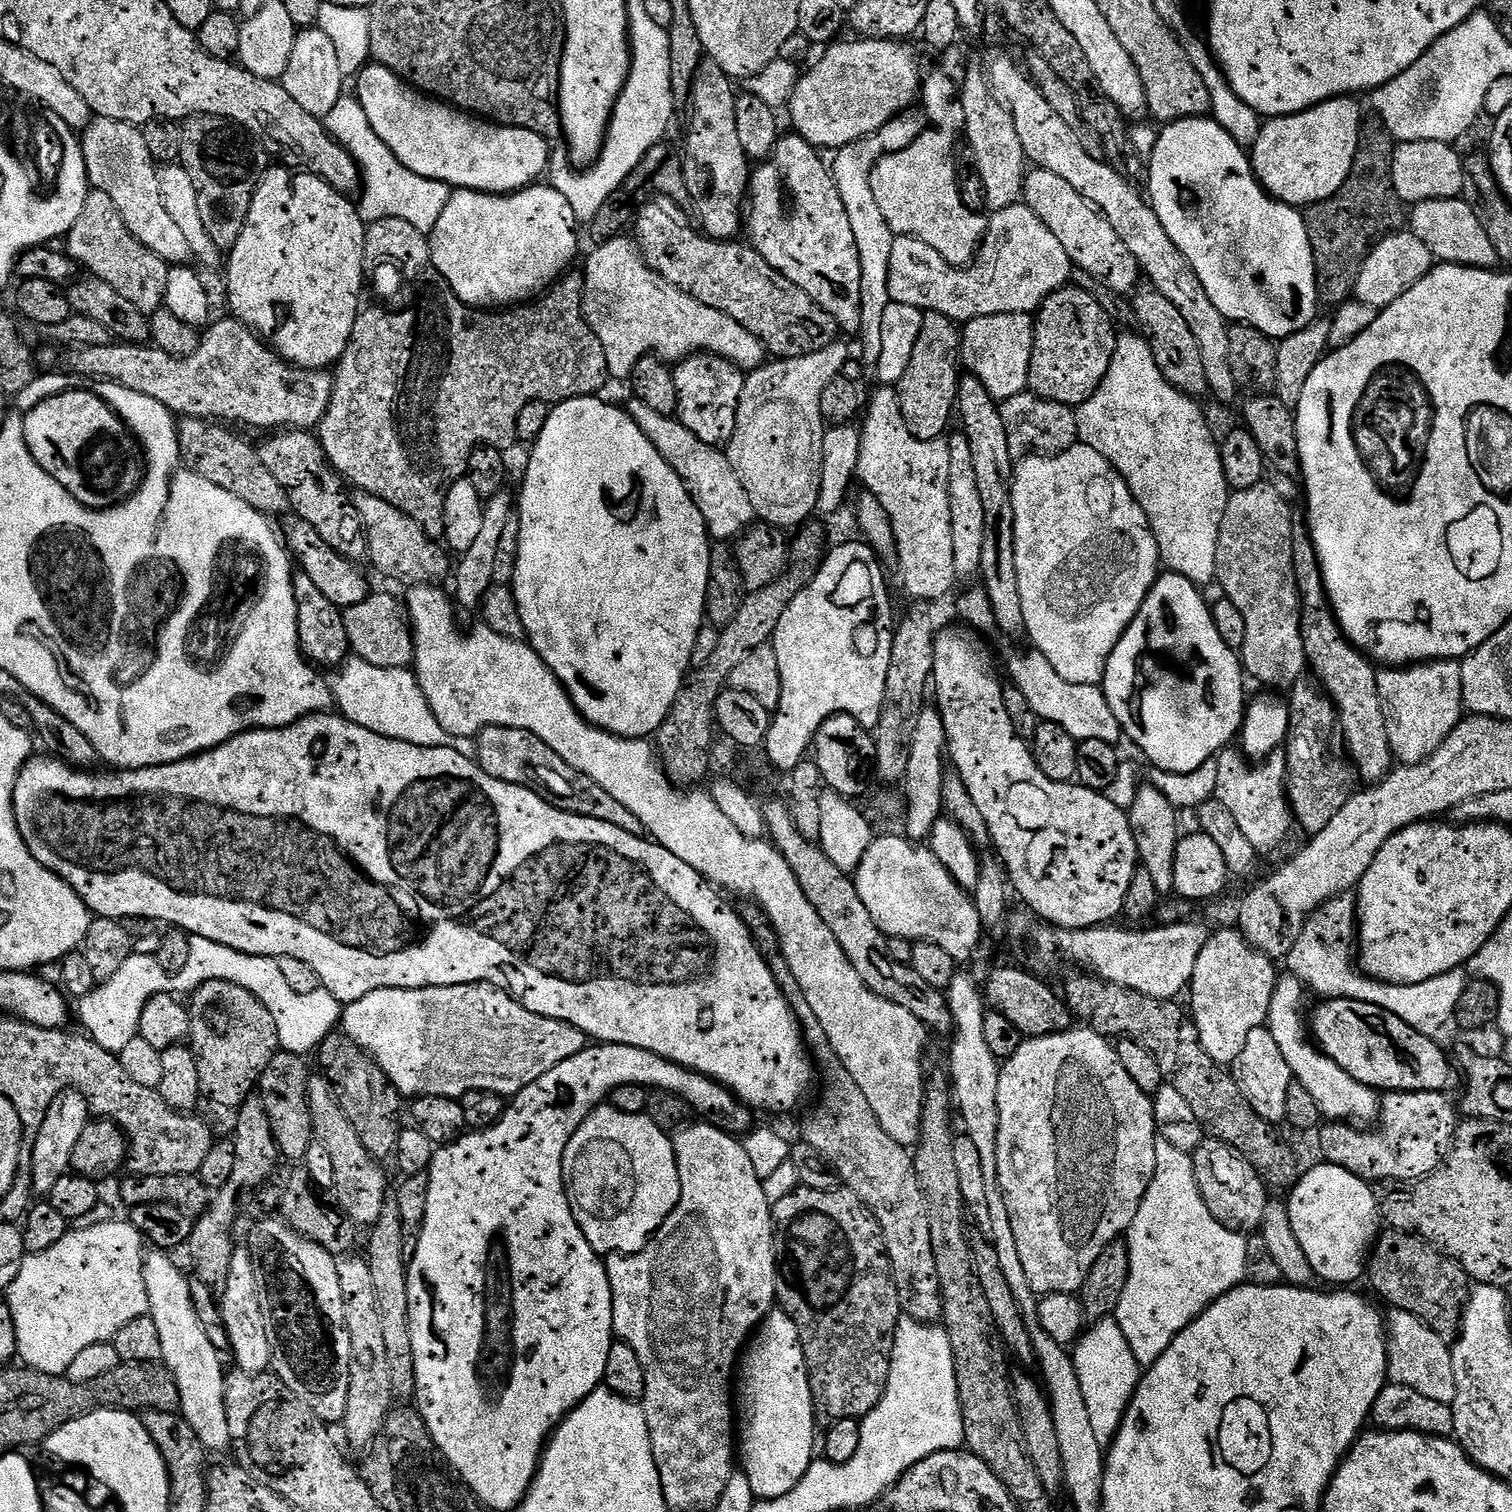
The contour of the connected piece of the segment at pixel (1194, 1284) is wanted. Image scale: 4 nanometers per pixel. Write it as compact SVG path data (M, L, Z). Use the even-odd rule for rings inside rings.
M1159 1135L1154 1146L1154 1178L1135 1208L1136 1217L1126 1235L1130 1278L1114 1319L1122 1326L1134 1358L1147 1366L1158 1362L1166 1346L1217 1298L1245 1283L1248 1242L1206 1210L1194 1178L1191 1155L1178 1150L1178 1146L1170 1146Z

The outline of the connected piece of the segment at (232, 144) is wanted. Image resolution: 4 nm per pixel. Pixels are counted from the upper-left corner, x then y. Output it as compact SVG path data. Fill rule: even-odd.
M190 116L183 121L182 127L184 133L179 163L184 165L186 174L190 174L190 182L194 182L194 190L198 194L198 214L202 214L202 222L210 238L214 238L214 244L221 250L231 250L244 229L244 220L248 217L256 187L270 167L269 153L265 152L263 144L253 142L238 130L237 125L223 116Z

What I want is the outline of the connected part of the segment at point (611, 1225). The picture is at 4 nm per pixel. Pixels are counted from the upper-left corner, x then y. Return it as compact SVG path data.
M601 1106L592 1111L582 1126L578 1126L574 1138L570 1138L564 1155L564 1190L574 1218L582 1234L586 1234L586 1242L590 1242L601 1258L613 1254L632 1256L642 1251L678 1206L680 1179L672 1141L673 1137L663 1132L646 1114L622 1114L622 1110L611 1106Z

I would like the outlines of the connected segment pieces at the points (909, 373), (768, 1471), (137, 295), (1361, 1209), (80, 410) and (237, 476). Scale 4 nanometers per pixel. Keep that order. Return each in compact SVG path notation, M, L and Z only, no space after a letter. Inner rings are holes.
M925 311L922 334L914 342L910 366L906 366L906 374L898 381L902 418L914 438L939 440L949 431L948 423L954 420L957 411L956 391L960 389L962 375L961 343L962 332L957 321L946 318L946 314Z
M782 1310L772 1311L771 1314L763 1320L754 1335L749 1339L738 1361L738 1379L734 1384L734 1416L738 1421L738 1464L745 1478L750 1482L750 1490L752 1491L753 1497L755 1497L757 1501L762 1501L782 1498L782 1494L790 1494L790 1490L794 1490L794 1486L798 1486L798 1482L802 1482L806 1470L811 1466L814 1459L814 1453L812 1453L812 1451L814 1451L815 1448L817 1451L818 1432L816 1436L816 1420L818 1421L818 1413L816 1407L812 1404L812 1391L810 1390L810 1382L808 1381L808 1367L804 1361L804 1351L802 1350L802 1342L798 1334L798 1326L794 1326L794 1322Z
M92 188L86 202L82 206L82 214L78 214L78 222L68 232L66 251L81 269L84 268L89 277L106 282L106 286L114 286L122 298L134 302L138 310L154 313L164 307L164 295L168 285L168 269L170 265L154 250L146 250L142 242L130 234L126 222L122 222L122 214L118 214L118 206L102 190Z
M1327 1162L1308 1169L1301 1175L1300 1180L1293 1185L1290 1198L1287 1197L1288 1213L1290 1214L1291 1229L1294 1230L1307 1261L1310 1262L1313 1273L1332 1284L1332 1286L1350 1286L1352 1282L1365 1275L1366 1265L1371 1250L1379 1237L1382 1221L1375 1195L1375 1189L1348 1170Z
M69 390L57 396L48 396L46 402L38 402L38 406L27 409L22 417L24 437L34 462L38 462L38 466L42 466L54 482L61 484L85 508L107 510L124 503L140 489L146 461L136 437L128 429L128 423L106 401L98 398L95 391L84 391Z
M183 417L176 425L183 467L206 482L214 482L214 486L222 486L222 490L230 490L234 498L242 498L242 502L254 506L254 510L265 514L287 513L290 508L288 495L282 486L278 486L278 478L266 470L259 451L251 448L242 437L235 436L228 428L231 427L211 418Z

